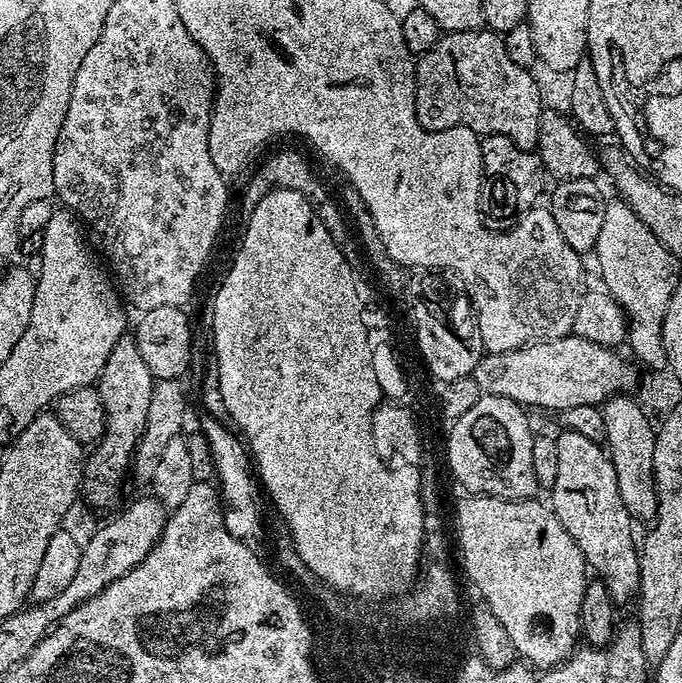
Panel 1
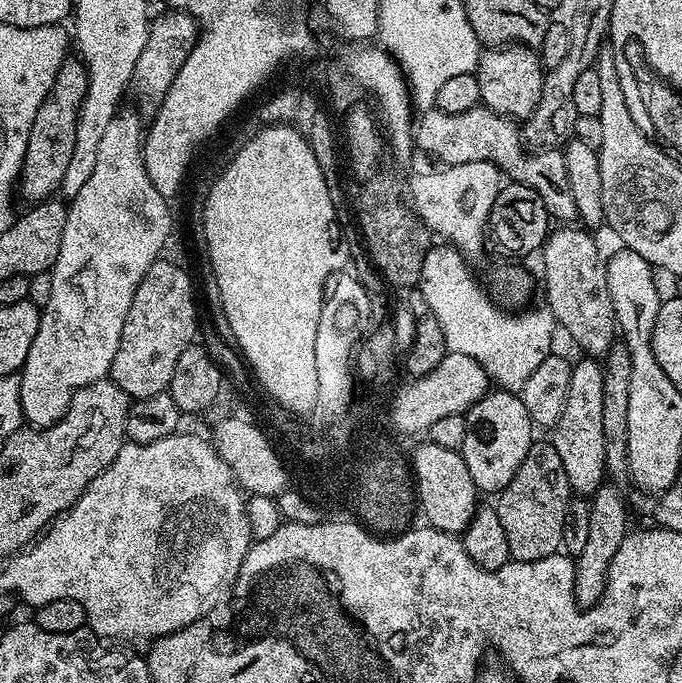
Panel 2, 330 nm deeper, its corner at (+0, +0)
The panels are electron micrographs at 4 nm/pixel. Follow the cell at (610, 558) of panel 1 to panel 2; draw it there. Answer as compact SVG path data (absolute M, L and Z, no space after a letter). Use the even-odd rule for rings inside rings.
M580 358L580 361L572 364L566 406L550 436L550 443L558 450L558 458L562 458L569 489L580 498L591 498L606 480L602 434L603 373L601 361L596 358Z

